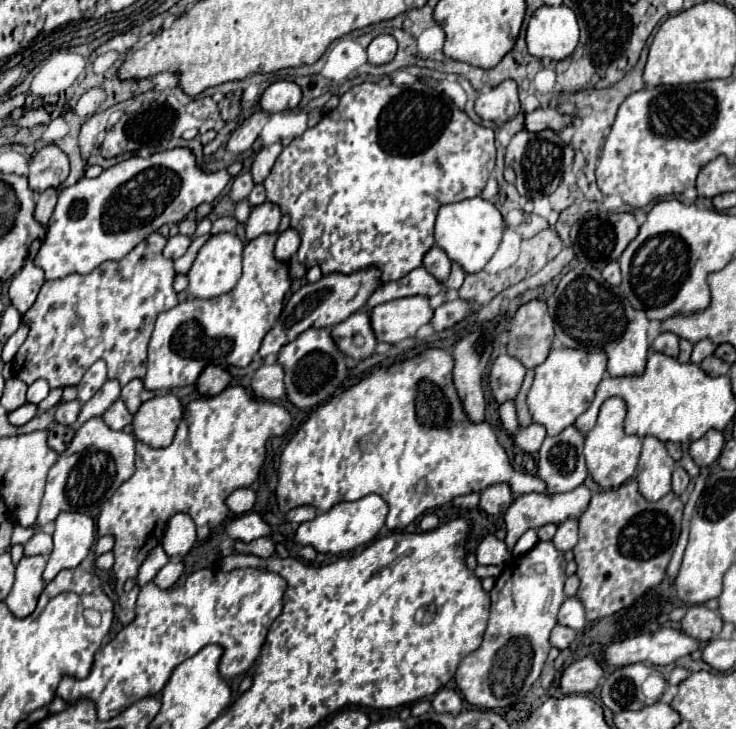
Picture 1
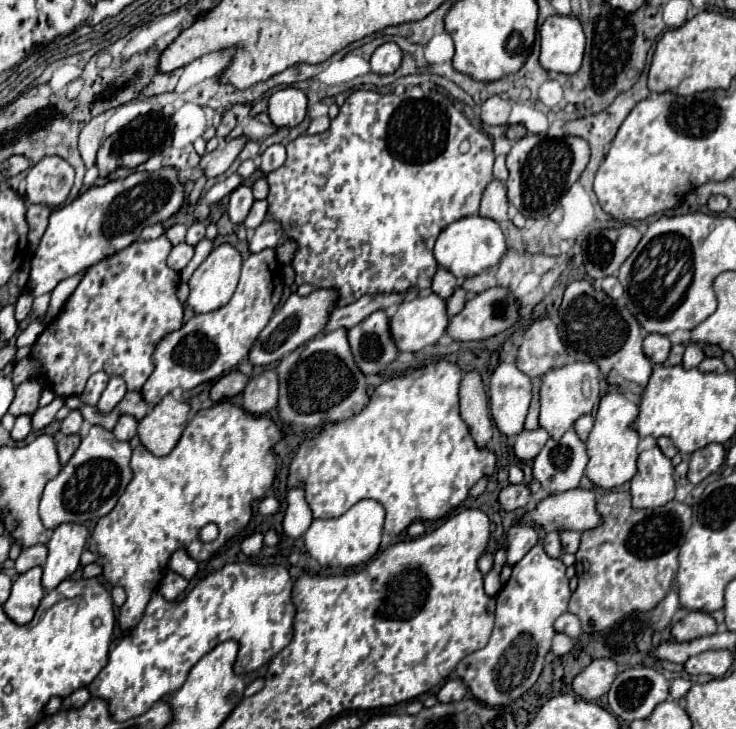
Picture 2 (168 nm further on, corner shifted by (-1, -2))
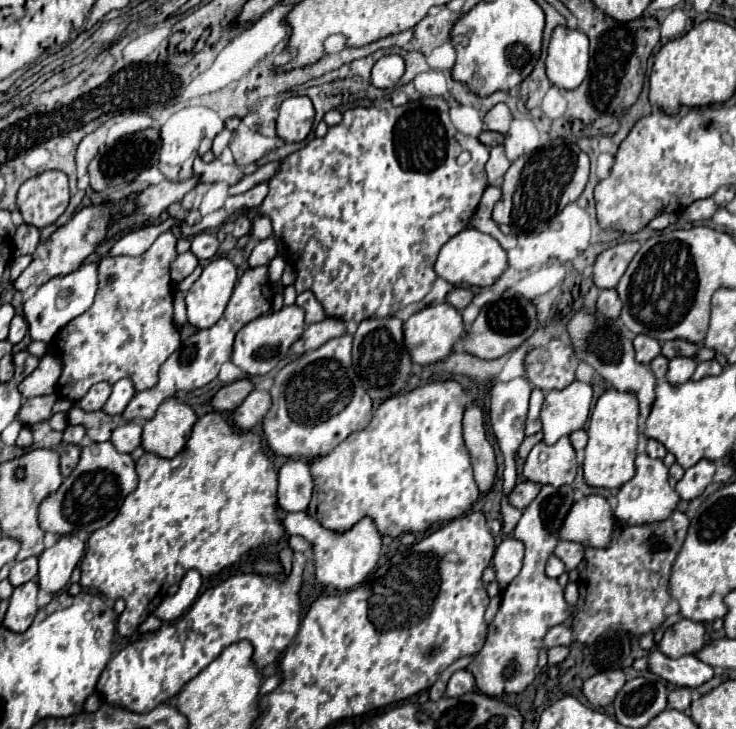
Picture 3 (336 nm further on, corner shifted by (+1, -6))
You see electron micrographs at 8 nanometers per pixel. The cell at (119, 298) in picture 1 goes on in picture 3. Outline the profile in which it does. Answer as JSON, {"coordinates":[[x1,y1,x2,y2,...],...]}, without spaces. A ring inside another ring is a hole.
{"coordinates":[[168,230,162,232,154,244,142,256,108,256,100,262,98,292,94,304,74,318,62,332,54,338,52,346,56,356,62,360,62,376,58,380,58,394,66,400,78,402,86,392,98,384,114,384,120,378,132,378,136,392,148,390,158,384,158,370,170,358,174,350,180,348,180,332,172,322,172,288,170,288,170,264,176,260,178,238]]}

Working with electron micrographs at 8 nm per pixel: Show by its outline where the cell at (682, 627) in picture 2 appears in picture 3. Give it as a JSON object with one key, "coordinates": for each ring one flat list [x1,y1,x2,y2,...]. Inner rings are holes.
{"coordinates":[[682,618,672,628,664,630,664,636,658,644,660,652,670,658,680,658,684,654,694,654,704,646,704,626,700,622,692,622]]}

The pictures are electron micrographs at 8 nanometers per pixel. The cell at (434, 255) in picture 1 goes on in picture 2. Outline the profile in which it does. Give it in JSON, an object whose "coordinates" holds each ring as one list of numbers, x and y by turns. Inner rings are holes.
{"coordinates":[[438,266,438,272,432,280,432,292,436,292,440,298,448,298,456,286,458,286,458,280,452,276,452,272]]}

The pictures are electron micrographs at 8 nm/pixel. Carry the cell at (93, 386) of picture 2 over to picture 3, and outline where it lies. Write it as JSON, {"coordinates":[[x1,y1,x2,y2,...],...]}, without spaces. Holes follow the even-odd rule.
{"coordinates":[[106,382,94,384,94,386,88,390,88,394,78,402,78,406,80,406,84,412,102,410,102,406,106,404,110,392,112,392,112,386,110,386,110,384,106,384]]}

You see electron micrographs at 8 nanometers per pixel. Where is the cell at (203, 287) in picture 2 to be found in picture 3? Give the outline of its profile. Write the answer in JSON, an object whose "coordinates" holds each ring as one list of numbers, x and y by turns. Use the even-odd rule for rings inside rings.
{"coordinates":[[228,258,212,260,186,294,188,322,198,330,214,326,232,296,238,274]]}

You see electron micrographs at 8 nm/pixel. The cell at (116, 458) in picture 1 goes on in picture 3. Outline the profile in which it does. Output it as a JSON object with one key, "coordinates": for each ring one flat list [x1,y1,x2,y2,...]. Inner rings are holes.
{"coordinates":[[112,442,96,444,96,452,84,448,80,462,72,470,72,474,62,482,62,486,52,496,48,496,40,504,40,514,38,514,40,526,46,532,74,534,82,536,82,540,88,540,92,532,104,528,116,518,124,498,130,492,134,492,136,486,138,486,138,476,130,454,120,454,112,446]]}

